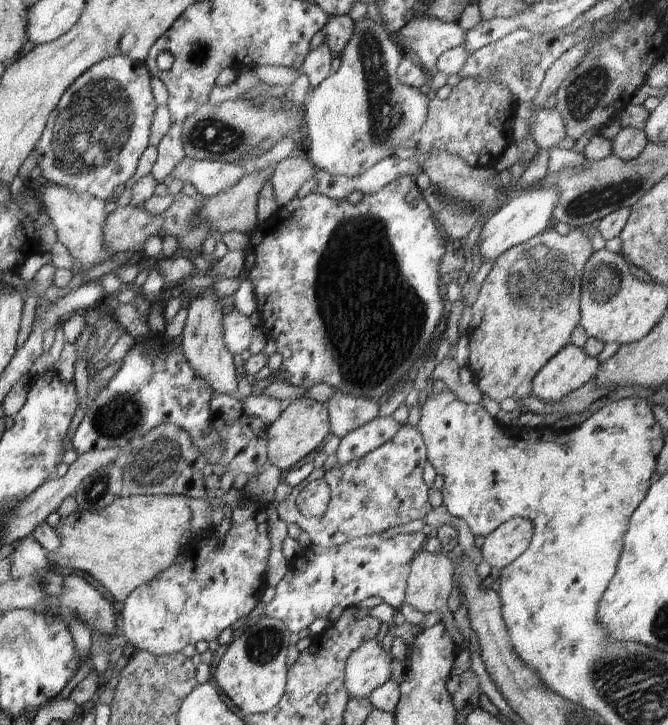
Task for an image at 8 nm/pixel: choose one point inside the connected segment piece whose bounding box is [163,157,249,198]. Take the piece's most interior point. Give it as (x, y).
(210, 178)

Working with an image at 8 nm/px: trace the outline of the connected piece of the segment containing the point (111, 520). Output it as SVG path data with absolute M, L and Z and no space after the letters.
M125 493L99 512L77 510L68 518L62 519L56 528L60 547L52 553L49 552L51 568L60 565L86 572L107 588L114 599L124 603L136 588L154 581L158 574L175 564L178 552L183 548L180 540L191 526L192 514L188 500L187 497L177 495L143 496Z

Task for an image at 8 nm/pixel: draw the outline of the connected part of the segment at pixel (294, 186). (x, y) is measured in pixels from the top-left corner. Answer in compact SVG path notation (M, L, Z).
M305 153L293 154L278 163L270 179L278 207L289 204L315 172Z

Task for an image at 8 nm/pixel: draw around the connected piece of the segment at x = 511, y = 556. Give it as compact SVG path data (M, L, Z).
M518 516L503 521L490 536L485 536L480 547L483 561L490 564L495 573L501 571L528 548L533 534L533 524L526 518Z

